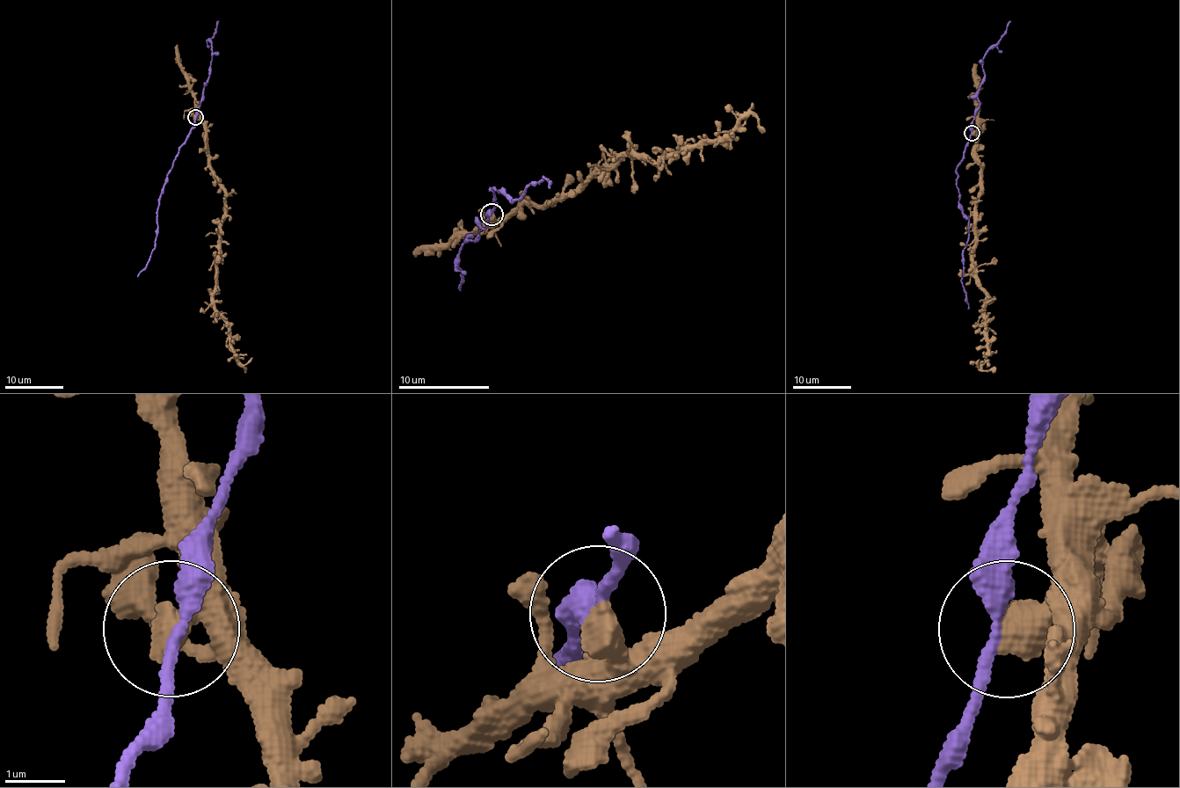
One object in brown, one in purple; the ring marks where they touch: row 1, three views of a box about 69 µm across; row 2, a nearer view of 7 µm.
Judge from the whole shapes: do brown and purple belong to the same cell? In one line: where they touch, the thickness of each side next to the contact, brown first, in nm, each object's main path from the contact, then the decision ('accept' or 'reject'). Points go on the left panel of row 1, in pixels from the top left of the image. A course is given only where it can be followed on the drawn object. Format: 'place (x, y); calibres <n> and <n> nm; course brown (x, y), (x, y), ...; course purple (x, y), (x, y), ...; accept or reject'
place (195, 117); calibres 500 and 280 nm; course brown (195, 117), (202, 123), (207, 167), (224, 191), (225, 220), (214, 311), (228, 329), (235, 358), (246, 368); course purple (196, 117), (158, 200), (155, 248), (149, 261), (137, 276); accept

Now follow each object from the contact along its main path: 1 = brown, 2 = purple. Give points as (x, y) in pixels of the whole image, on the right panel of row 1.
1: (972, 133), (977, 129), (980, 187), (973, 271), (977, 286), (986, 296), (986, 350), (981, 368), (995, 367)
2: (972, 133), (956, 171), (958, 207), (968, 226), (968, 244), (963, 252), (962, 284), (968, 309)

